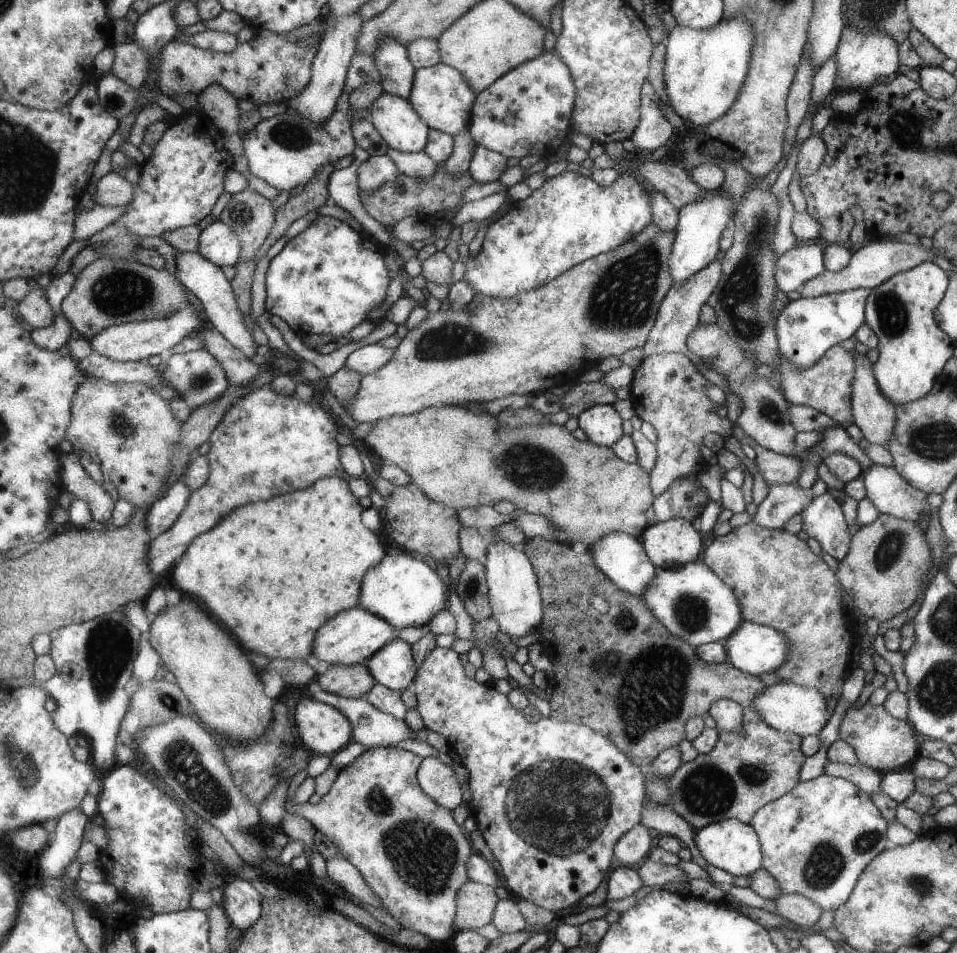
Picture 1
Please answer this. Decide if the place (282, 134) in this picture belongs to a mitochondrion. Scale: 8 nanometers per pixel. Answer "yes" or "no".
yes

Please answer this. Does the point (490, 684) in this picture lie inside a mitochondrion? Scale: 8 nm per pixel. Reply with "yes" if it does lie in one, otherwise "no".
no

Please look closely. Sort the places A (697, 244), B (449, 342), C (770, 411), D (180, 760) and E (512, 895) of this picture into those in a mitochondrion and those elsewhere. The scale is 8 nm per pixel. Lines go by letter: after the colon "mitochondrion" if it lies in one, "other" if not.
A: other
B: mitochondrion
C: mitochondrion
D: mitochondrion
E: other

